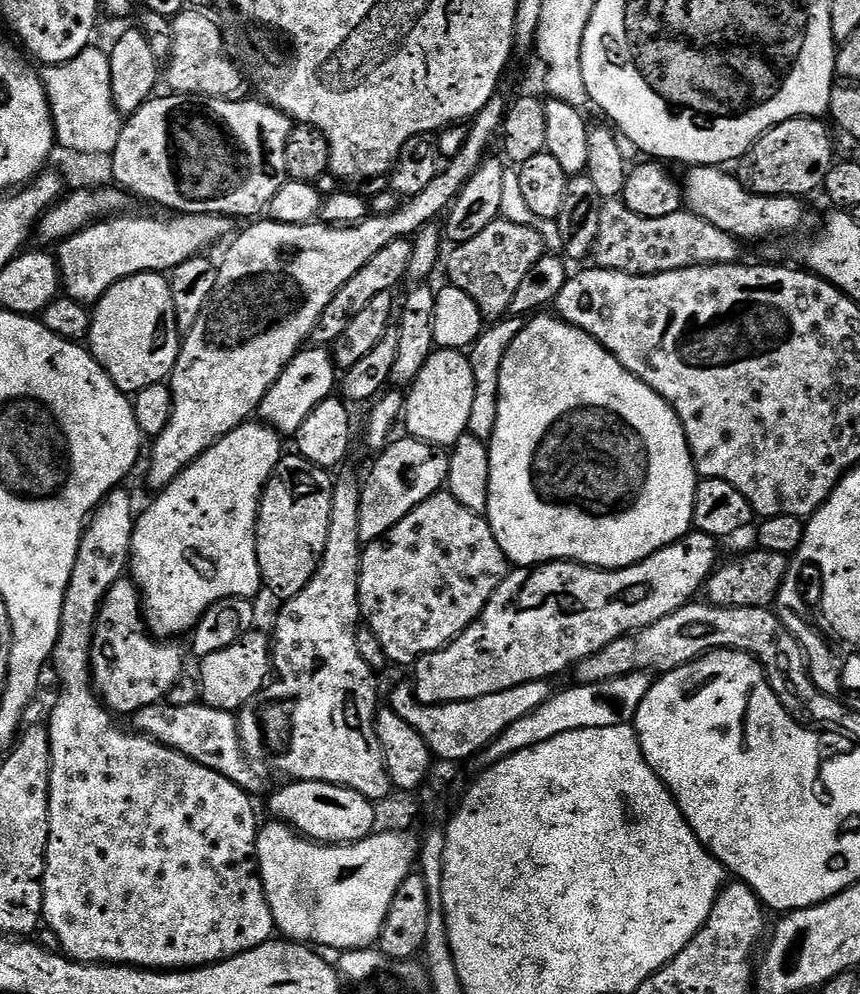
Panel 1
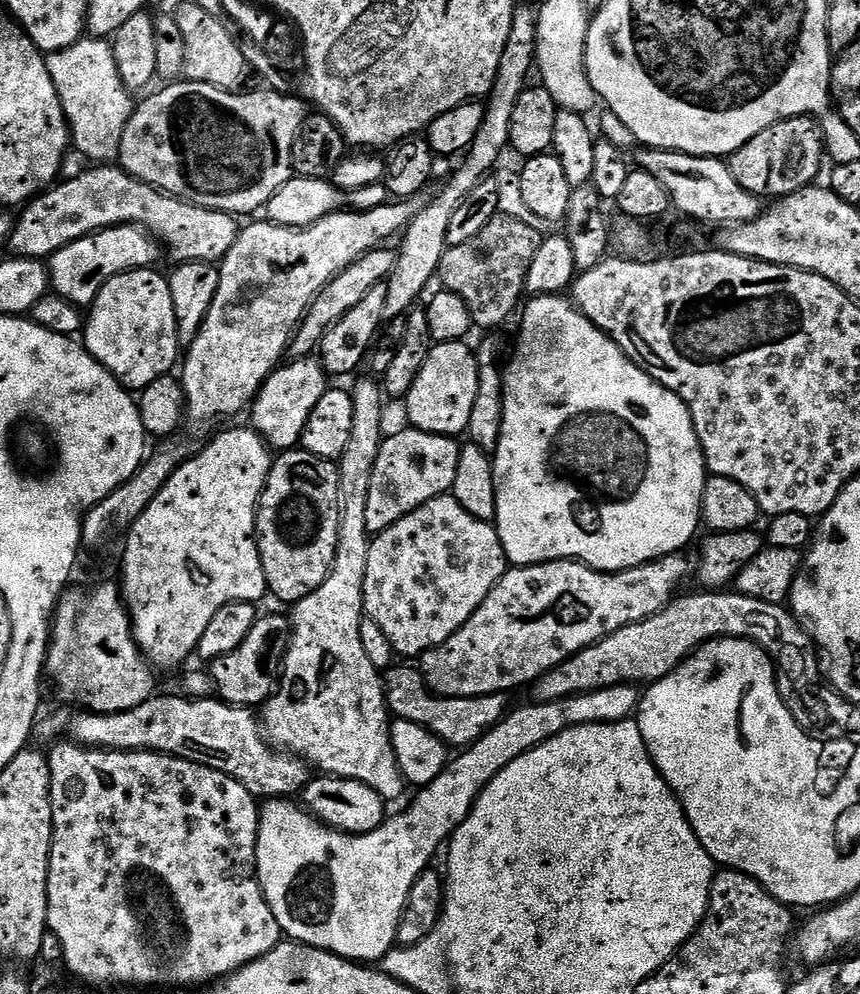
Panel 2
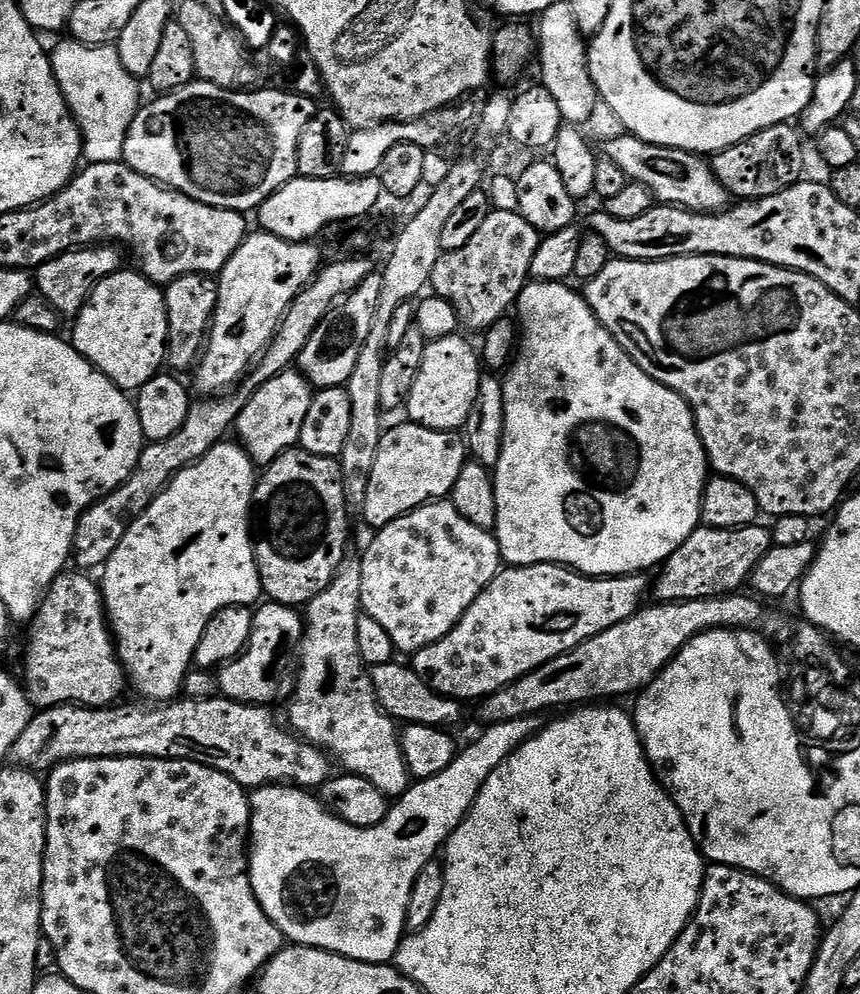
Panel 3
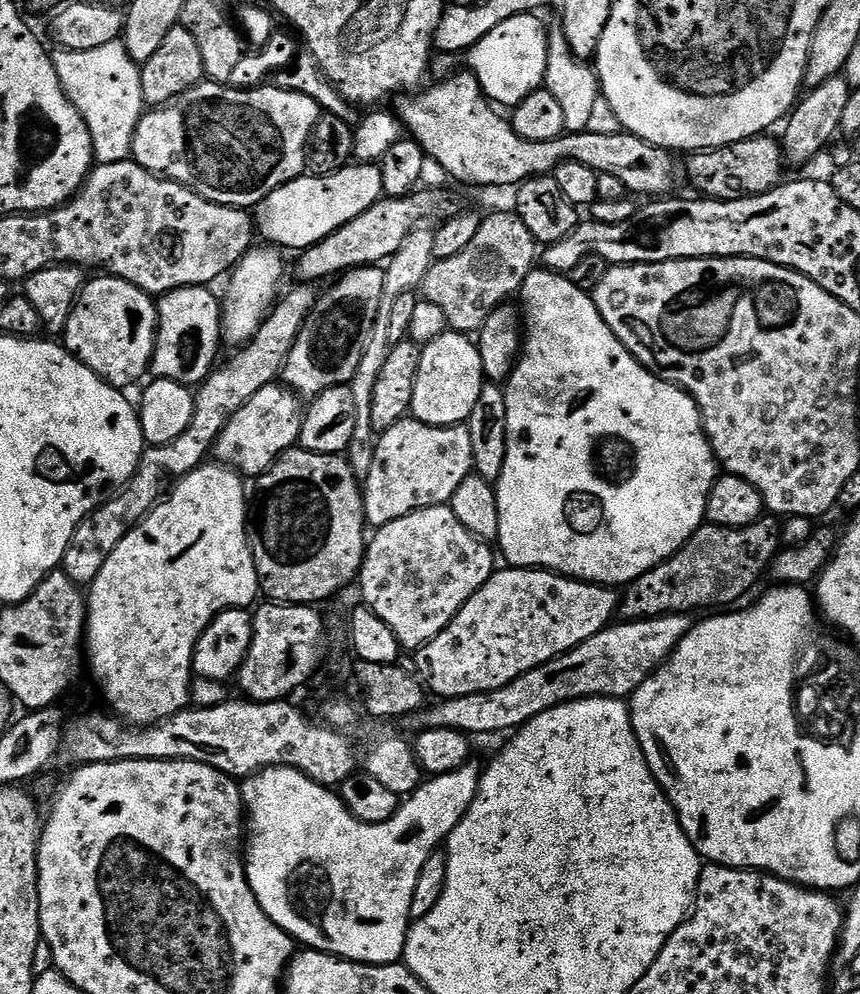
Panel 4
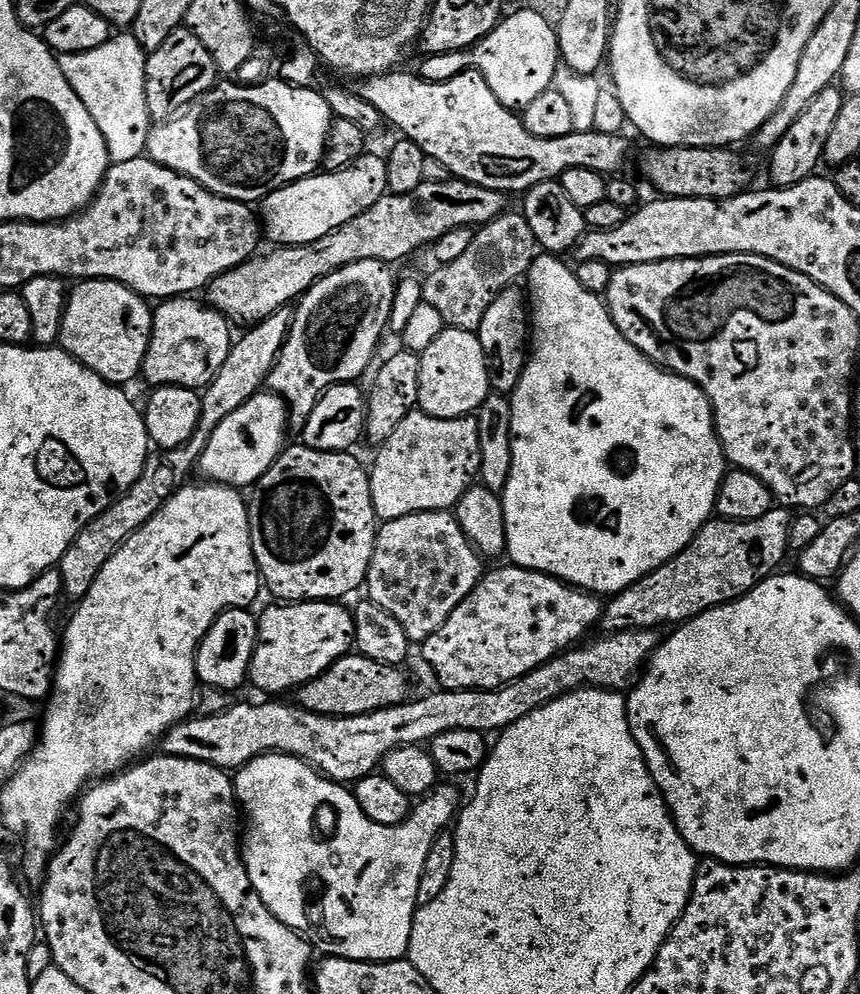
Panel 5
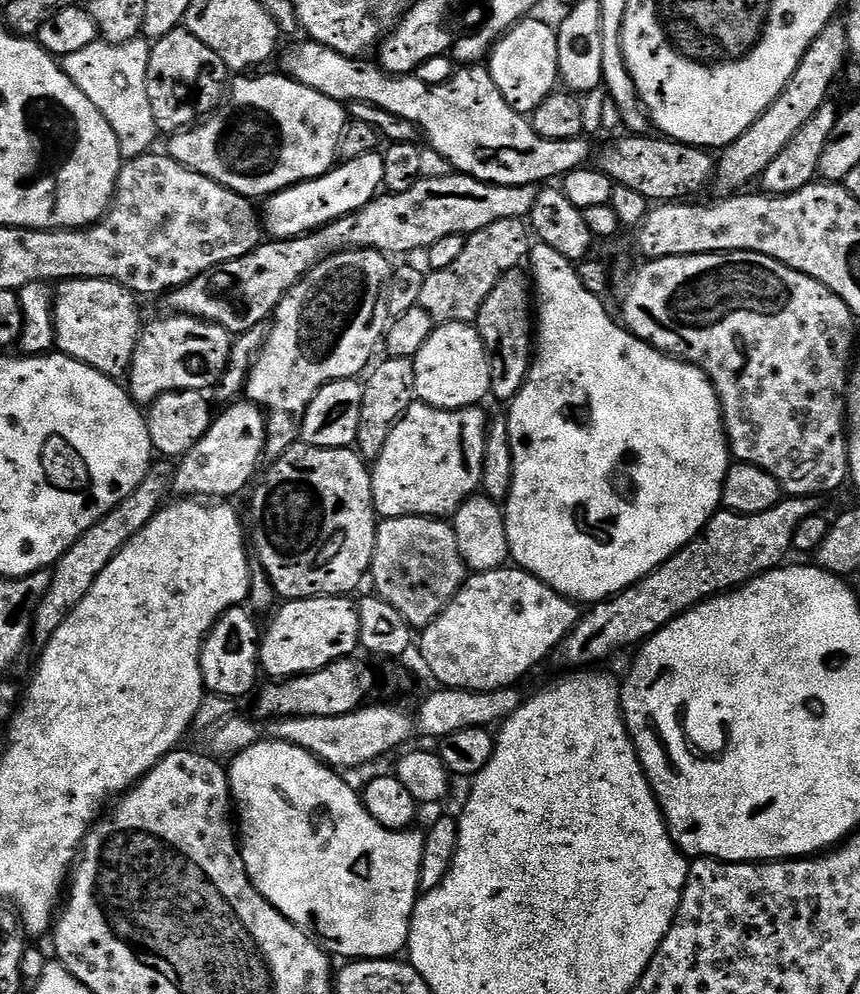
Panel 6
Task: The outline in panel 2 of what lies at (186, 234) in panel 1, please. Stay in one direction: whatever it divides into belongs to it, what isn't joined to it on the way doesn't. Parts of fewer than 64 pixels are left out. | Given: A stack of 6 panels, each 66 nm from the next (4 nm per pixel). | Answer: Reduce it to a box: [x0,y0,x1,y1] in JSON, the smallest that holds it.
[46,224,158,309]

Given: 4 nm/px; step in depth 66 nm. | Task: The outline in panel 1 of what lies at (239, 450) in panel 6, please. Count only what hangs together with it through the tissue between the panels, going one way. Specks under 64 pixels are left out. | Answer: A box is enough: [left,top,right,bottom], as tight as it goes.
[258,347,338,437]

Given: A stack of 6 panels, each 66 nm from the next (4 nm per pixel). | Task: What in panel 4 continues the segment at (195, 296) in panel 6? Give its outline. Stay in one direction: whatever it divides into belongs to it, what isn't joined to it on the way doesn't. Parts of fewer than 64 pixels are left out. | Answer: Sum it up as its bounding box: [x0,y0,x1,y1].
[296,188,462,282]

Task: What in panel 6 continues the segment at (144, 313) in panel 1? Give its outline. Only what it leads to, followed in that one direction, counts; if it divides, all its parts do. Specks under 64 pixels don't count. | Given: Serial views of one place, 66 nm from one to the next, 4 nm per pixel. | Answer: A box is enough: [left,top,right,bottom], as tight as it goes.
[52,280,142,378]

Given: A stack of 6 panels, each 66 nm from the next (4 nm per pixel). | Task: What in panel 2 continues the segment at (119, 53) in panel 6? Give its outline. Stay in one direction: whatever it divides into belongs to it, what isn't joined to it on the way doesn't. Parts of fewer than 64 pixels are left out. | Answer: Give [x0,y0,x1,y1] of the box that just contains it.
[47,38,134,162]

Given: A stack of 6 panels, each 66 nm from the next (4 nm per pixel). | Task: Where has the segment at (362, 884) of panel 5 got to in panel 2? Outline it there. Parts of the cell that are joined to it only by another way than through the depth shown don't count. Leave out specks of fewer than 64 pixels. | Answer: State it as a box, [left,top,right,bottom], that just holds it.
[256,684,641,962]

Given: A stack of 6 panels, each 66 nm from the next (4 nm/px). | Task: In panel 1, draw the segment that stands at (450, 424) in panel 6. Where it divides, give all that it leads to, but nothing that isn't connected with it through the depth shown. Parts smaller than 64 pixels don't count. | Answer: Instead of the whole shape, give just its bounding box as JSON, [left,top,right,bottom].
[358,438,448,545]

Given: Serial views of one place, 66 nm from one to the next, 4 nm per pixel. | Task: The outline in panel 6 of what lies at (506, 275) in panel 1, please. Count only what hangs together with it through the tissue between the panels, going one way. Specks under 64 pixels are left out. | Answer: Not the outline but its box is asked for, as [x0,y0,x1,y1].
[419,220,530,325]

